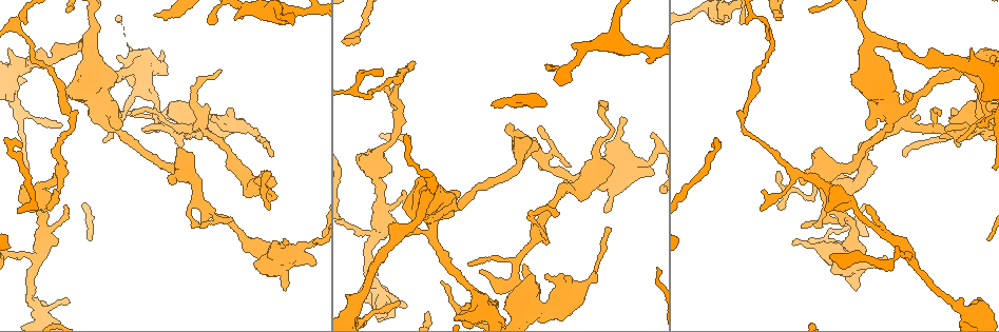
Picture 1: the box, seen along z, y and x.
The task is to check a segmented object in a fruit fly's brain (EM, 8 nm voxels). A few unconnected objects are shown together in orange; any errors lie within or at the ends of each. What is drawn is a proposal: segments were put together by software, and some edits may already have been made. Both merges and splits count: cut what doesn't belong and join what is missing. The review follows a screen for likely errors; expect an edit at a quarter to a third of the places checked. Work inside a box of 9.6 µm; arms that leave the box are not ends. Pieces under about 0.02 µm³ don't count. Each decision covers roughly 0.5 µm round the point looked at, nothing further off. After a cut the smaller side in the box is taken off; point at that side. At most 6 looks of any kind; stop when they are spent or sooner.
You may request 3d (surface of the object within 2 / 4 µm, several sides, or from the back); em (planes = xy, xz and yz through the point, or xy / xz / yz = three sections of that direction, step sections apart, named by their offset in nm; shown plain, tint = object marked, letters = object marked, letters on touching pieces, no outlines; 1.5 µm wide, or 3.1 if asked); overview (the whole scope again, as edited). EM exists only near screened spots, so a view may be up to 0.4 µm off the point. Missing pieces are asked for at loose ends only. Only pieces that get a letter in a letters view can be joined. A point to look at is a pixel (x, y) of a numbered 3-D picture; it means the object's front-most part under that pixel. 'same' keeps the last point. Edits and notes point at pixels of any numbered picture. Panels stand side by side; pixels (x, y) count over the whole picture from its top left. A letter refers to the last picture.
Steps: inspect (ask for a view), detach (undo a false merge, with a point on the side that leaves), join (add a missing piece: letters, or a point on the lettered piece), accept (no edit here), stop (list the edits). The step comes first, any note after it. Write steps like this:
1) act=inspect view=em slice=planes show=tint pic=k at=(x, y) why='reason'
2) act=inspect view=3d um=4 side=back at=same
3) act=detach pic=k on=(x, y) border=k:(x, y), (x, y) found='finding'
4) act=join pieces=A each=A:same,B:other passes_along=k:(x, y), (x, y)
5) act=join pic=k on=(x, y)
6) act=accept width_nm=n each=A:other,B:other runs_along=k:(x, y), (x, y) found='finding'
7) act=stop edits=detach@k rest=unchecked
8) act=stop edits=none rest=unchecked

act=inspect view=em slice=planes show=letters pic=1 at=(357, 154) why='an open end'

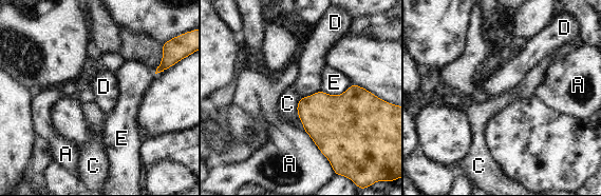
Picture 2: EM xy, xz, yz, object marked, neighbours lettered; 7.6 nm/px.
act=accept each=A:other,C:other,D:other,E:other found='no lettered piece goes on from it'

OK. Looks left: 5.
act=inspect view=em slice=planes show=letters pic=1 at=(911, 94) why='branch stops here'

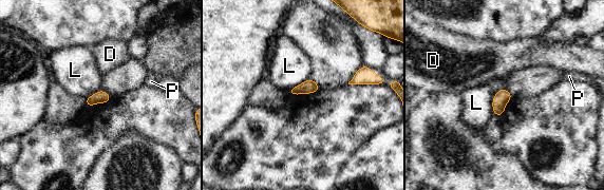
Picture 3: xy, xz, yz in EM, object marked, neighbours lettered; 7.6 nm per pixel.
act=accept width_nm=100 each=D:other,L:other,P:other border=3:(505, 88), (495, 93), (492, 113) found='none of them fits'

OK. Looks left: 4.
act=inspect view=em slice=xz step=4 show=tint pic=1 at=(988, 112) why='abrupt turn'

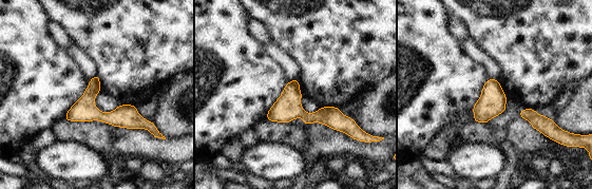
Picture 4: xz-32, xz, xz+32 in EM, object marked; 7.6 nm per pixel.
act=inspect view=em slice=planes show=letters at=same why='cut it another way'

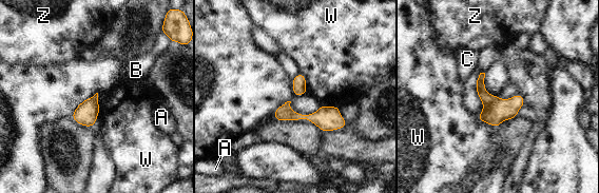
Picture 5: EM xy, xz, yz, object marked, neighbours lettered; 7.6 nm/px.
act=detach pic=5 on=(501, 110) width_nm=110 each=A:other,B:other,C:other,W:other,Z:other border=5:(498, 97), (483, 107) found='two neurons meet here'

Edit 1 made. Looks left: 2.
act=stop edits=detach@5 rest=unchecked

